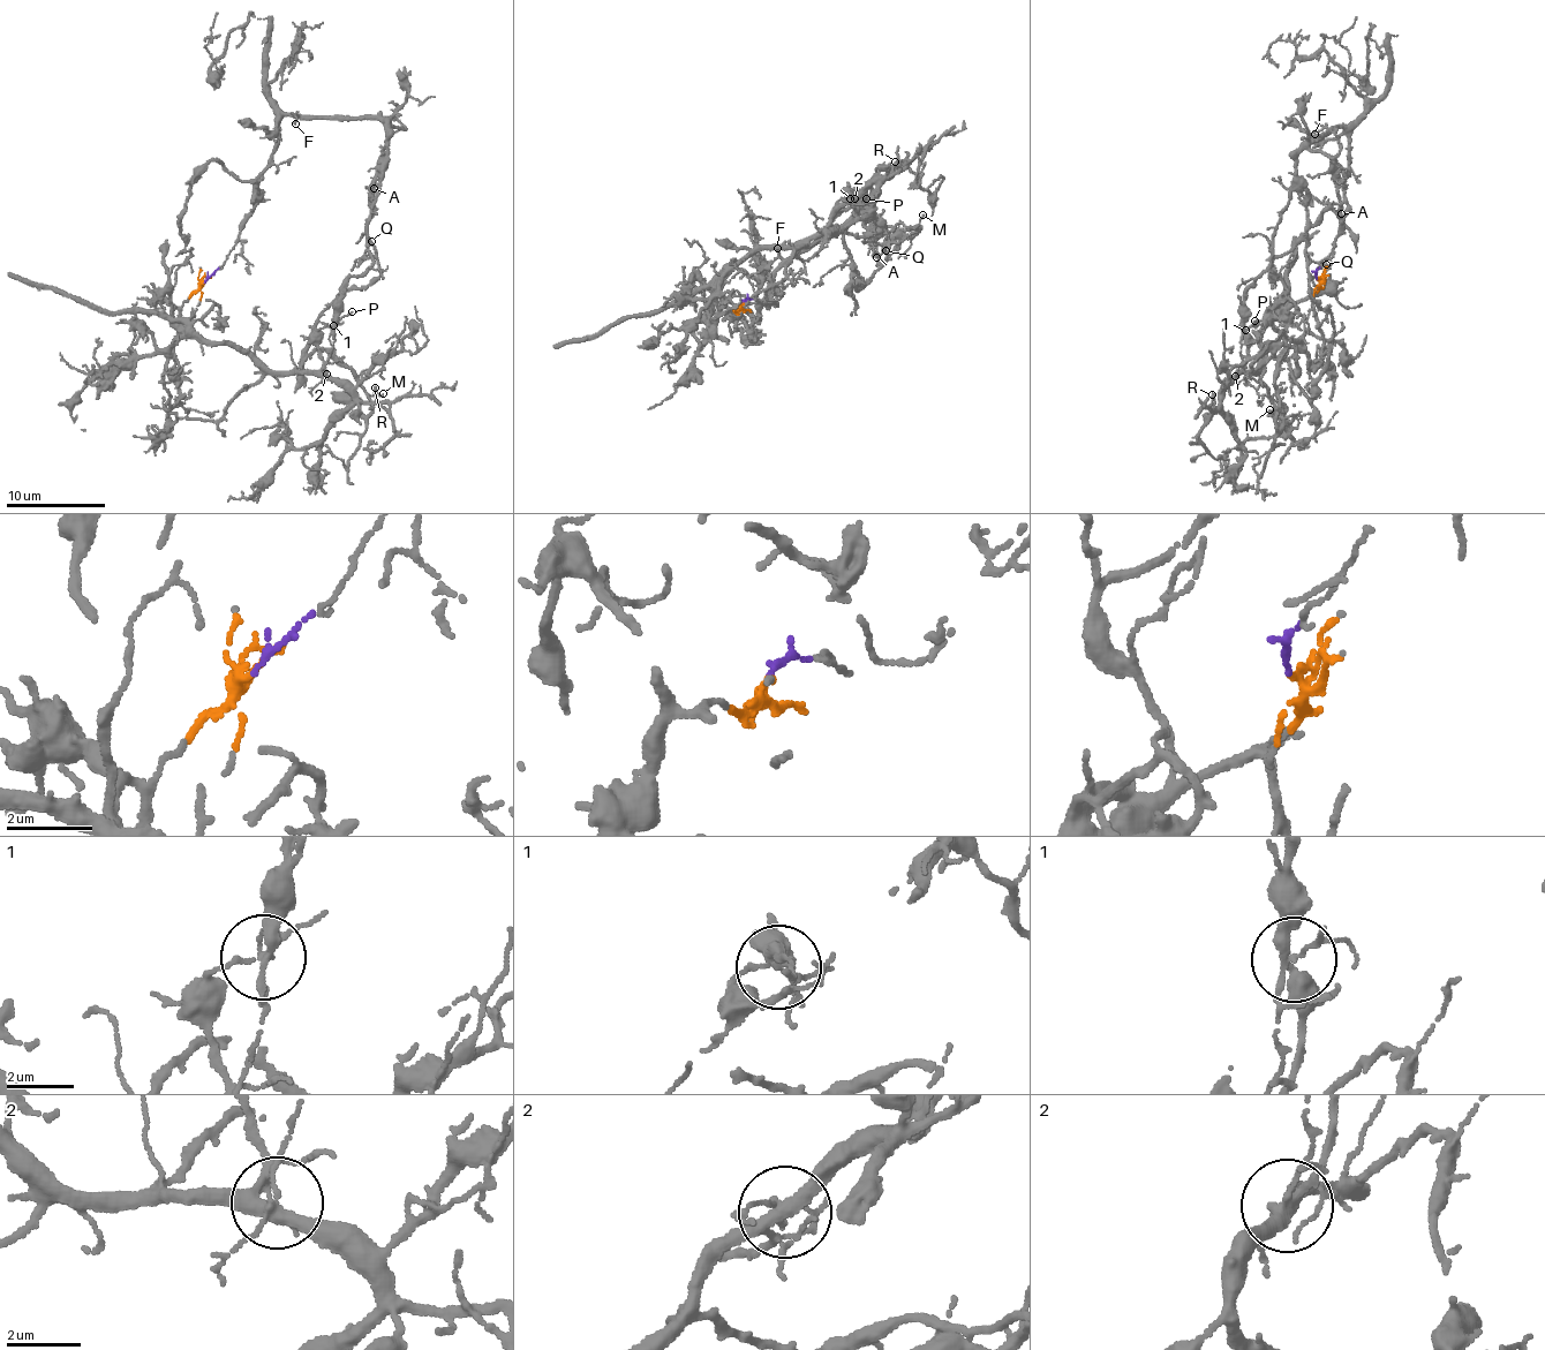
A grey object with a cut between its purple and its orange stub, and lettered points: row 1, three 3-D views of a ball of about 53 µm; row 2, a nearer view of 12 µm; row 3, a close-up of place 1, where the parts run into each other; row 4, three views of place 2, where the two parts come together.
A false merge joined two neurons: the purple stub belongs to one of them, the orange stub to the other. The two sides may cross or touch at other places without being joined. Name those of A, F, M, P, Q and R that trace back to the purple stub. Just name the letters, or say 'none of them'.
A, F, Q

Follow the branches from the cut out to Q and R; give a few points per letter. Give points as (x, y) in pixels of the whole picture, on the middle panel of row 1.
Q: (744, 303), (774, 303), (775, 276), (842, 229), (858, 203), (865, 227), (886, 233), (884, 251)
R: (741, 303), (722, 310), (716, 302), (724, 276), (759, 250), (814, 236), (901, 171), (895, 161)

